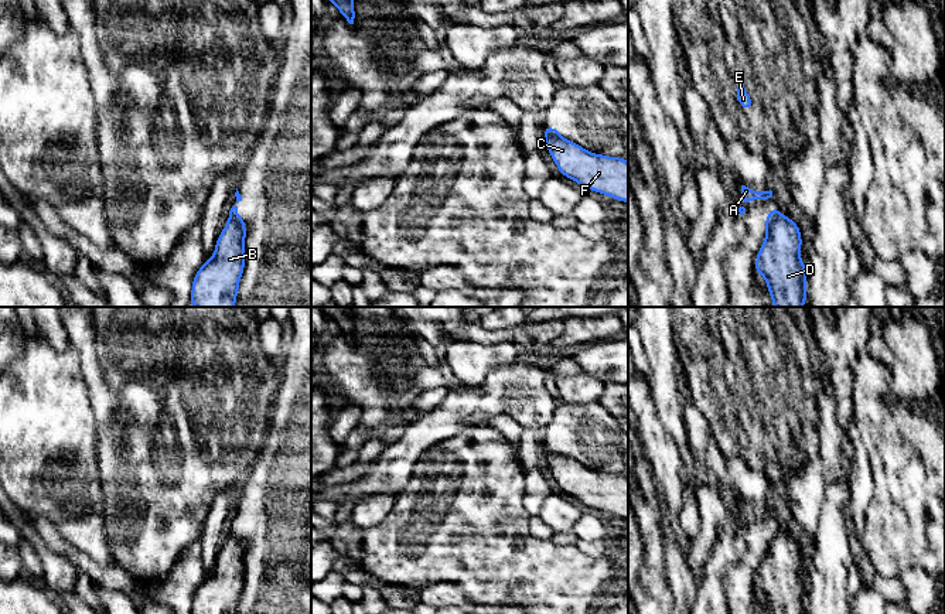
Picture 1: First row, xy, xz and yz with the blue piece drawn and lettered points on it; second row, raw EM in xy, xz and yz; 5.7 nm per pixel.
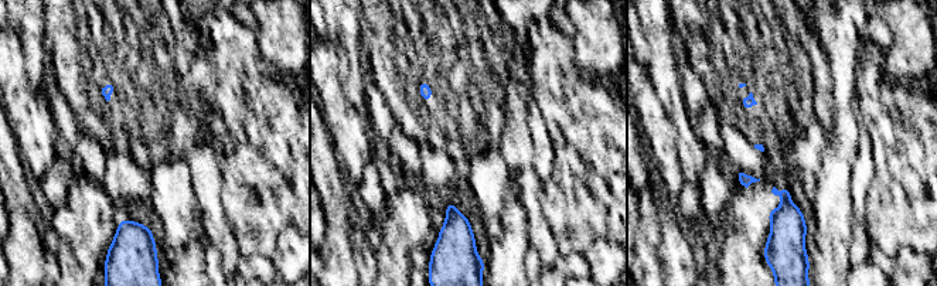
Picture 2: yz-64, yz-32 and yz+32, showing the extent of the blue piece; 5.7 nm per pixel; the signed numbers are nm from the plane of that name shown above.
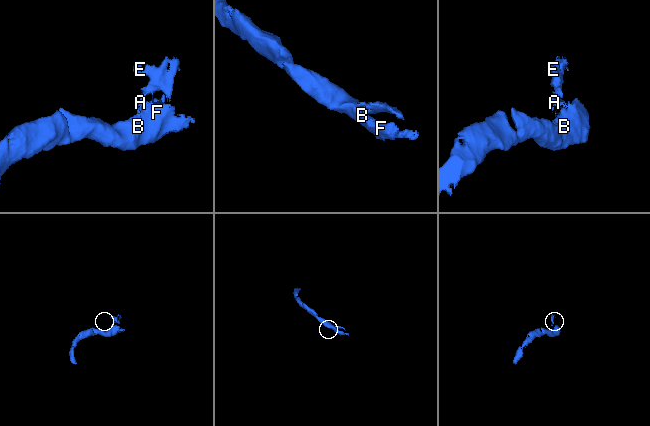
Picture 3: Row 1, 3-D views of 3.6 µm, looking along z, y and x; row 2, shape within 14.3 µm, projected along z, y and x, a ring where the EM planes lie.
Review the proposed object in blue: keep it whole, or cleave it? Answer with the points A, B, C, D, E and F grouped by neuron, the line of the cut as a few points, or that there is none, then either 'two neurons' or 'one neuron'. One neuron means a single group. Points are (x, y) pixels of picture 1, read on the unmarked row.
A E / B C D F; cut in xz along (545, 449), (562, 456); two neurons

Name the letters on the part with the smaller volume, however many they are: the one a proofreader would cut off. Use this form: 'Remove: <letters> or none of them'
Remove: A, E

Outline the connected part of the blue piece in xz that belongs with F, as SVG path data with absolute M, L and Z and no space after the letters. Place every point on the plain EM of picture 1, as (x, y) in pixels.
M545 450L543 460L559 490L584 505L628 519L628 478L590 470L574 458Z

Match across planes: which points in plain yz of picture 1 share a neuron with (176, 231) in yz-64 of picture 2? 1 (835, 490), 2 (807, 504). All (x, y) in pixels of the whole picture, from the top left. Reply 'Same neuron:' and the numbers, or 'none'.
Same neuron: 2

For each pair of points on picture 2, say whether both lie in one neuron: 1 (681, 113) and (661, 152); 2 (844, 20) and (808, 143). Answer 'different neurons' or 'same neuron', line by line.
1: different neurons
2: different neurons

